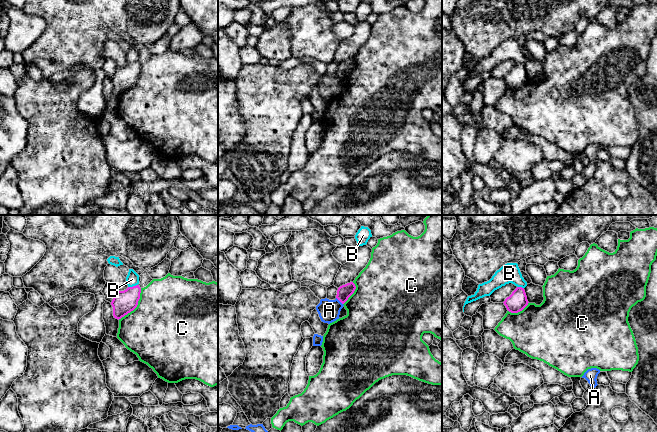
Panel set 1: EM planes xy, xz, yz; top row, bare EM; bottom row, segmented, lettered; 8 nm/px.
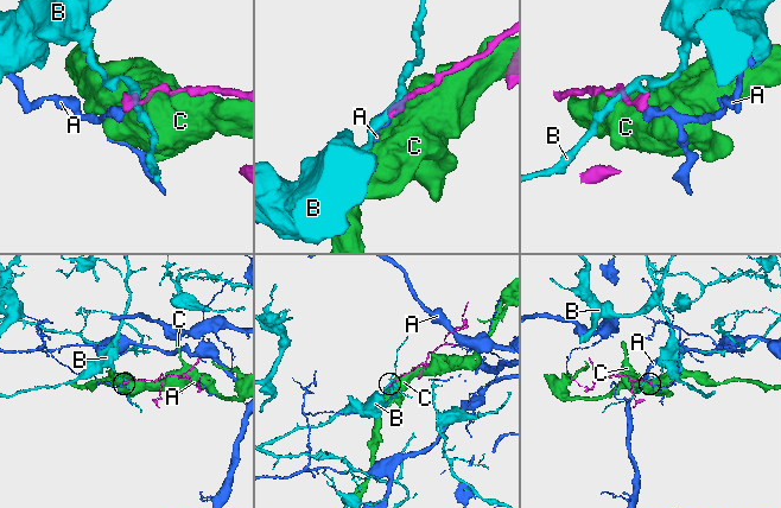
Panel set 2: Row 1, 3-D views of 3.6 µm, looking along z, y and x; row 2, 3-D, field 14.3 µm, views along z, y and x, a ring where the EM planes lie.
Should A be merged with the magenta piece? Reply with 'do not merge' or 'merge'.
do not merge

